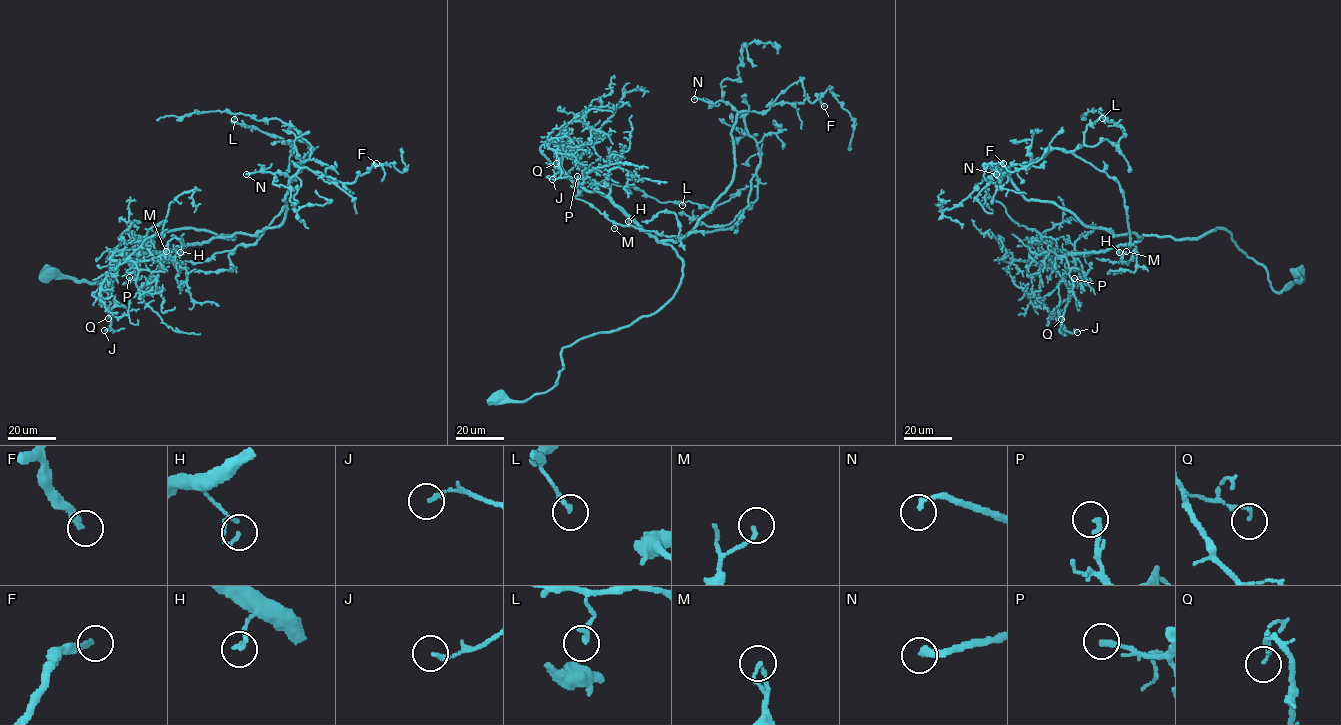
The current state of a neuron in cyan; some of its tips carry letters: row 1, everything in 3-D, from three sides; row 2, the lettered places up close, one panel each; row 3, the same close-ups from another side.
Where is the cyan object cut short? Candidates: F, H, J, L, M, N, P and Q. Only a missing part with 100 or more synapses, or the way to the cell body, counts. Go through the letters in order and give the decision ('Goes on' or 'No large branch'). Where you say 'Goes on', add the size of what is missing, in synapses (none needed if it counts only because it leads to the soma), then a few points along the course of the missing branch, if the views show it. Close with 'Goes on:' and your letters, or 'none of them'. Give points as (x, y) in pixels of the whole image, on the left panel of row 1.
F: Goes on. Roughly 250 synapses
H: No large branch
J: No large branch
L: No large branch
M: No large branch
N: Goes on. Roughly 180 synapses. Course of what is missing: (246, 174), (235, 168), (207, 179), (164, 179), (141, 196), (131, 215), (121, 225), (113, 227), (96, 224)
P: No large branch
Q: No large branch
Goes on: F, N

